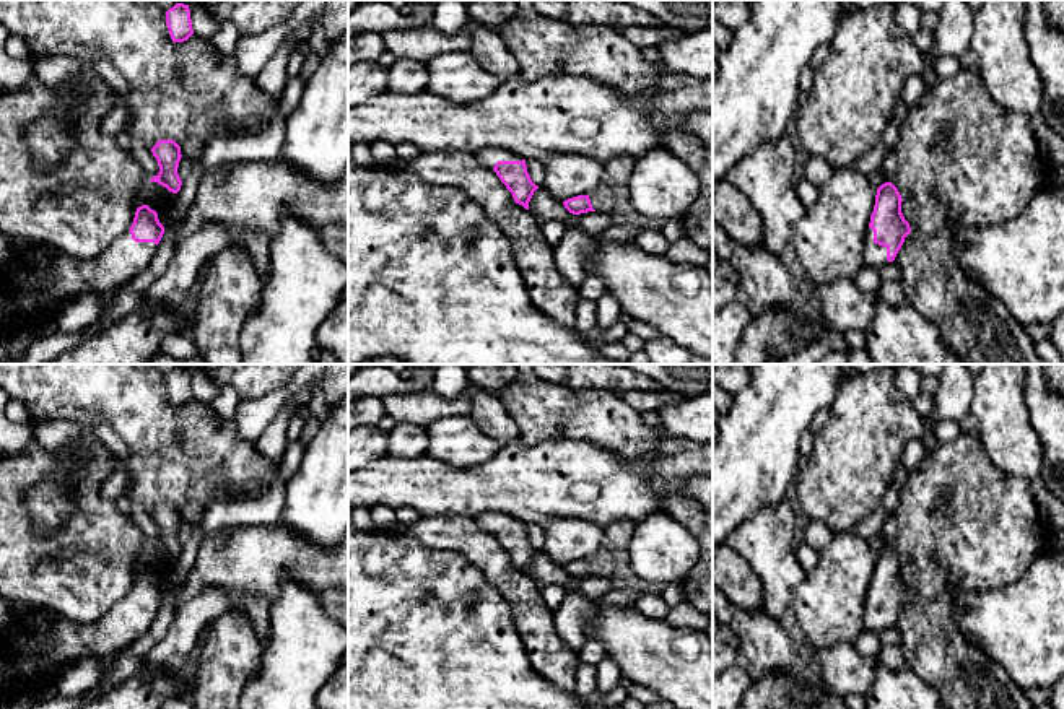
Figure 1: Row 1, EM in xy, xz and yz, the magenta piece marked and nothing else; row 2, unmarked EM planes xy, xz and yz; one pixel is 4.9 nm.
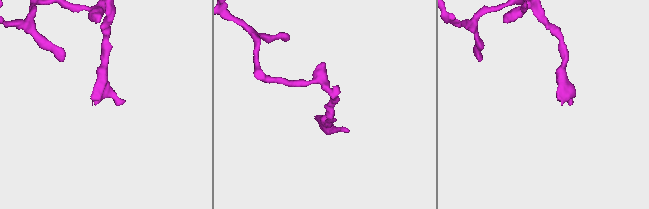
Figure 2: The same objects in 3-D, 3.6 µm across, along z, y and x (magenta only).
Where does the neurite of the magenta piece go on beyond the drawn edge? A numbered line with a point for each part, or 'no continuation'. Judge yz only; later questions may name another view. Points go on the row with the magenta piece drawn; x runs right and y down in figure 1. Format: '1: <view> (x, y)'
1: yz (876, 256)

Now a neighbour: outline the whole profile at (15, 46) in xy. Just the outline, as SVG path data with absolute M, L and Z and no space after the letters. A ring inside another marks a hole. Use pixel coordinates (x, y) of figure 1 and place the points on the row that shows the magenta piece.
M11 34L5 44L5 50L15 59L29 59L29 47L21 36Z

